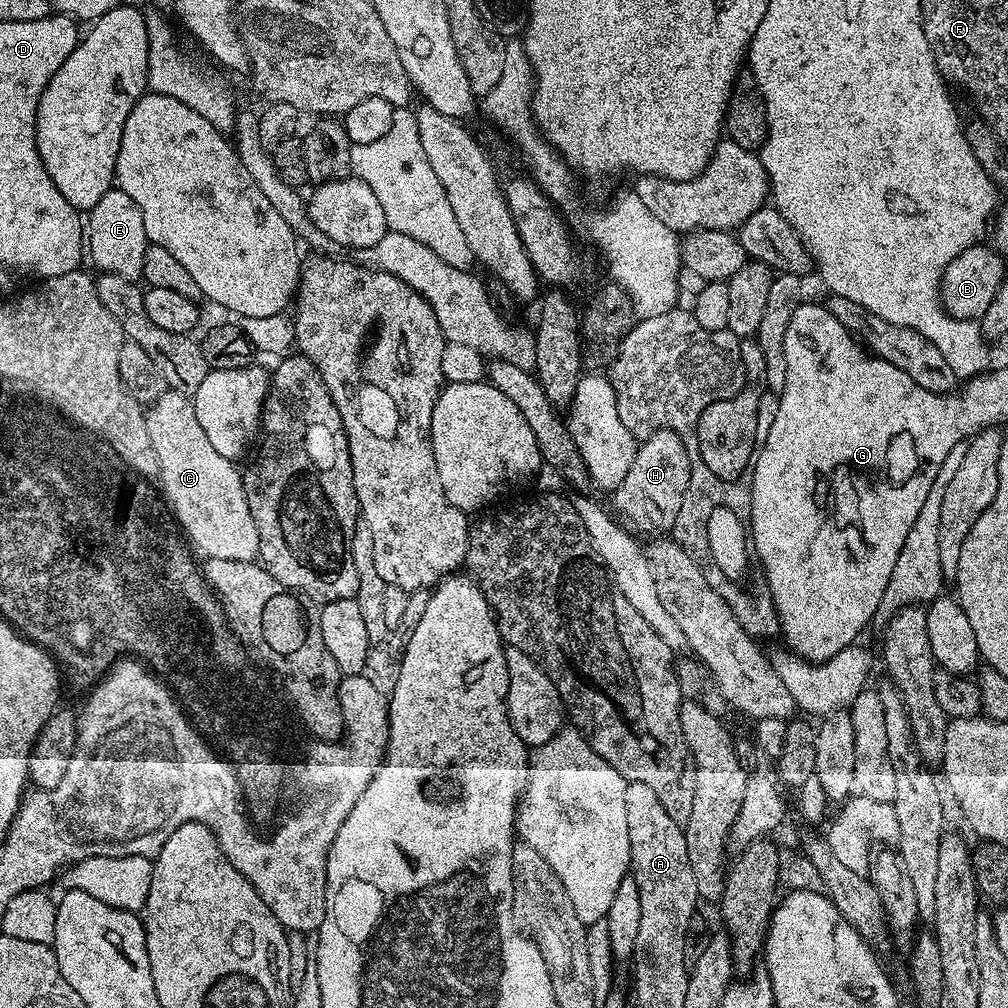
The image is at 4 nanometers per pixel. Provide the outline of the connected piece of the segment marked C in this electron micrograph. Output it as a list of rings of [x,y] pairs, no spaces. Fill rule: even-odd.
[[[165,390],[147,409],[146,430],[150,434],[154,468],[160,471],[158,488],[162,493],[163,503],[172,507],[172,512],[180,523],[179,531],[186,537],[187,543],[197,553],[200,551],[201,557],[209,560],[255,561],[260,551],[258,530],[254,526],[254,518],[250,518],[241,469],[236,469],[237,465],[233,461],[222,458],[222,454],[218,454],[214,446],[210,446],[210,438],[206,438],[206,430],[202,430],[198,423],[191,399],[183,392]]]

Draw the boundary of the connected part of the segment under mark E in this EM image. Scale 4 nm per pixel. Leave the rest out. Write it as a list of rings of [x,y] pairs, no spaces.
[[[113,186],[98,206],[94,206],[86,216],[86,252],[94,263],[100,267],[101,273],[109,272],[125,276],[127,280],[135,281],[142,270],[142,258],[149,246],[146,226],[142,226],[142,210],[134,206],[134,198],[126,194],[118,186]]]

